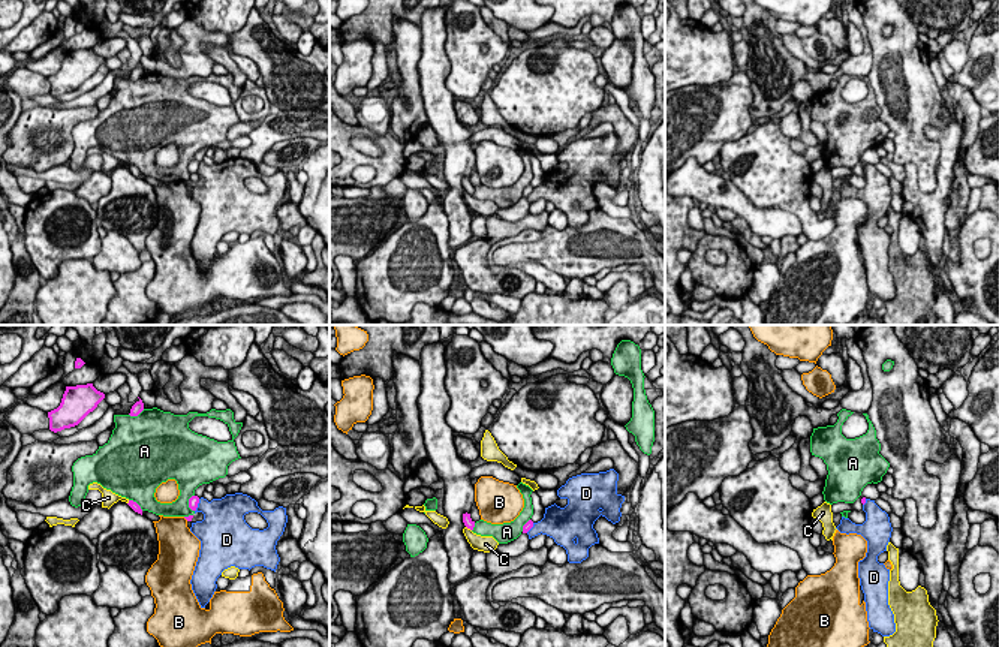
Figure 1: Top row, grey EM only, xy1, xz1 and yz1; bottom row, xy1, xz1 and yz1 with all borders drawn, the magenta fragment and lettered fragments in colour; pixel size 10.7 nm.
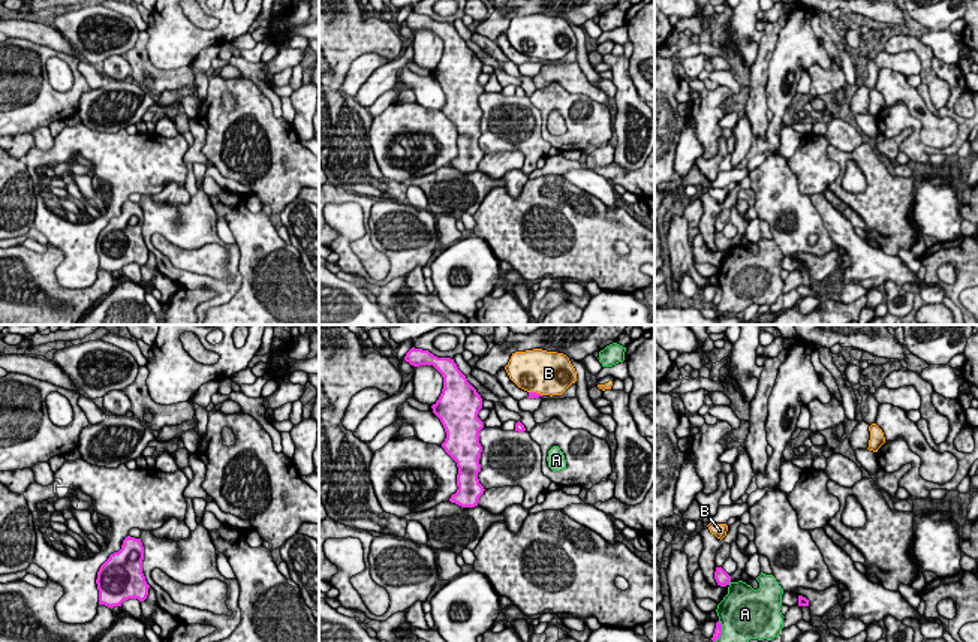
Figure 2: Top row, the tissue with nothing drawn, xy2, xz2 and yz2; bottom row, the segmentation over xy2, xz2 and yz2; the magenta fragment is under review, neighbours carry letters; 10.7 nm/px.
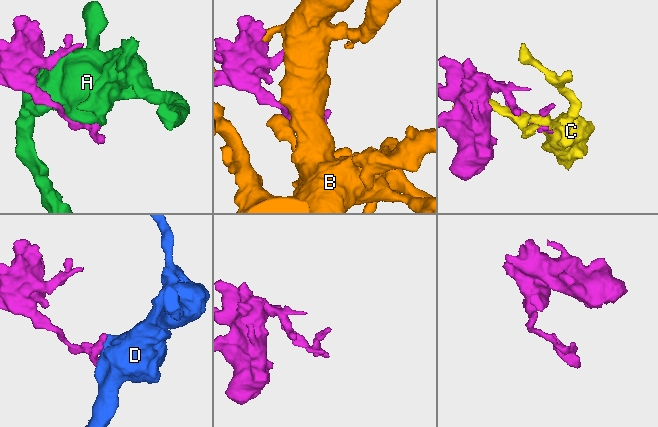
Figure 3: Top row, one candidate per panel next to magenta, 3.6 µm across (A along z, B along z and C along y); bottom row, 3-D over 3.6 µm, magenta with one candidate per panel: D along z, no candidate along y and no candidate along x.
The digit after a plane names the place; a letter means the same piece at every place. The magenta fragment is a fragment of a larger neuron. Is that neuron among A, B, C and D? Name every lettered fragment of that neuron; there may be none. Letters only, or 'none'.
none

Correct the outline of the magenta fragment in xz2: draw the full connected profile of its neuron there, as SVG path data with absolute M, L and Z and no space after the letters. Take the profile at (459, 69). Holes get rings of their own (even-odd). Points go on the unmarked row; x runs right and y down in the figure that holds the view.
M412 12L404 25L413 31L433 30L443 42L442 58L431 73L446 97L442 112L458 132L458 154L449 166L461 172L481 171L493 180L502 178L512 169L521 169L524 165L521 151L485 154L479 148L482 117L479 96L484 93L484 87L478 78L482 73L482 63L458 34L454 24L437 22L428 15Z

